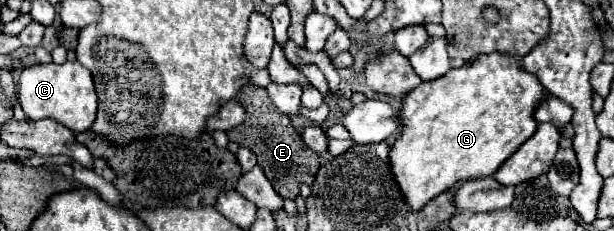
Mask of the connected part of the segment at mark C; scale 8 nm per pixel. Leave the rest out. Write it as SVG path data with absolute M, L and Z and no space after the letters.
M67 61L63 65L49 63L49 65L27 65L19 77L19 103L29 119L45 119L51 117L57 123L63 123L73 133L87 131L97 113L97 93L93 85L93 77L87 67L79 61Z

